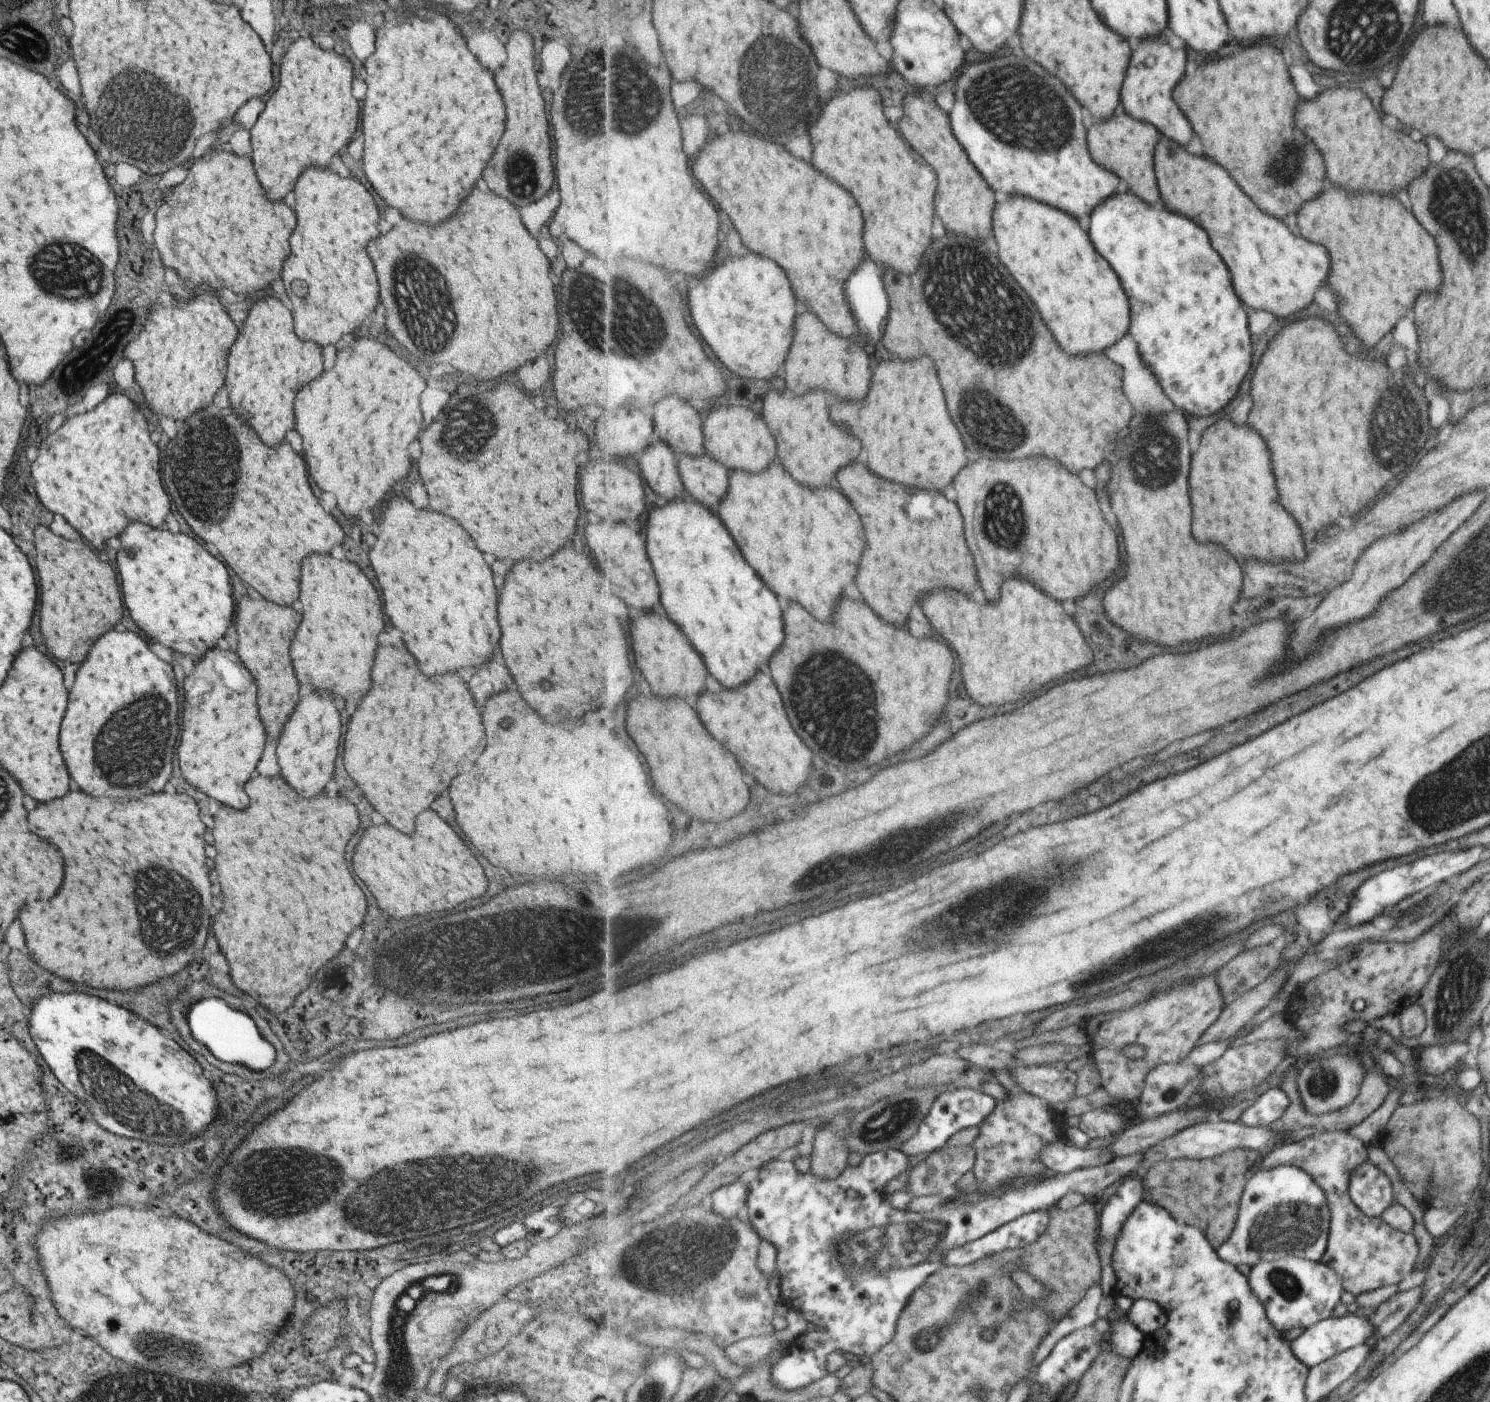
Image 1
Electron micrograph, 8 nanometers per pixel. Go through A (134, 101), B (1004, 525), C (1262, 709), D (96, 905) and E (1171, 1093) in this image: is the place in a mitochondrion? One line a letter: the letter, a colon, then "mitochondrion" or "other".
A: mitochondrion
B: mitochondrion
C: other
D: other
E: mitochondrion

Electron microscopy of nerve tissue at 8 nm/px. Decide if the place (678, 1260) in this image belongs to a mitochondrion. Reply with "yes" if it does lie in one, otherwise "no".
yes

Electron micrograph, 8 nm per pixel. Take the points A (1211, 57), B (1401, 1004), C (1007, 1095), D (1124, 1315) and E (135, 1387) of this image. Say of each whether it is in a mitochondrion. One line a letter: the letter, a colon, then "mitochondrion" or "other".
A: other
B: other
C: other
D: other
E: mitochondrion

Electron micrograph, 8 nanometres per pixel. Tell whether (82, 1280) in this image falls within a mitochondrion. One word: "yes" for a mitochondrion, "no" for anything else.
no

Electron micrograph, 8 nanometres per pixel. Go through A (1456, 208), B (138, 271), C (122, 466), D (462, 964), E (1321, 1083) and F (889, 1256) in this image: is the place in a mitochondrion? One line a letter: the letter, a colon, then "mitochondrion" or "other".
A: mitochondrion
B: other
C: other
D: mitochondrion
E: mitochondrion
F: mitochondrion

